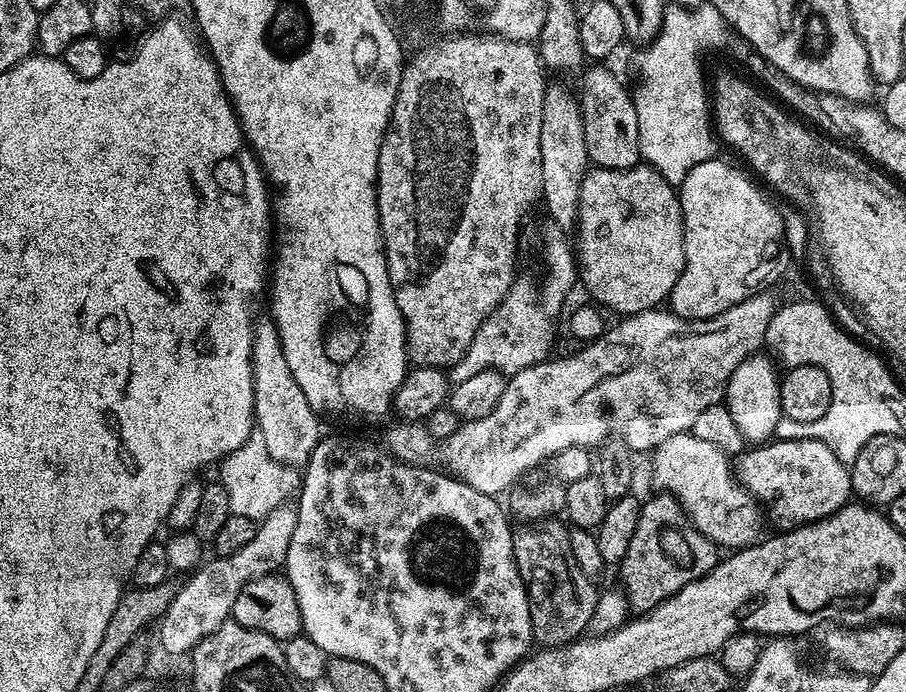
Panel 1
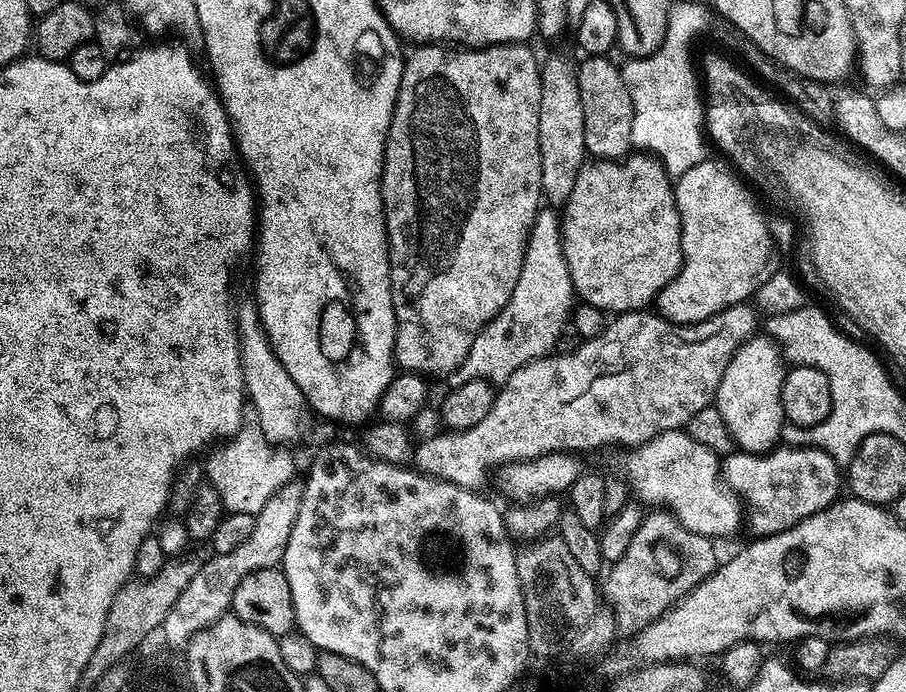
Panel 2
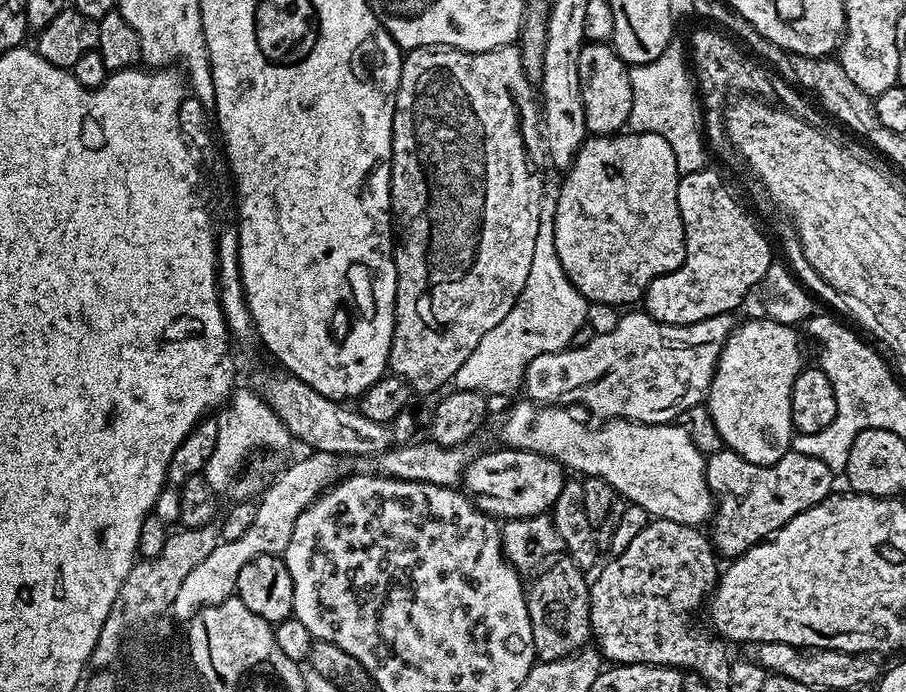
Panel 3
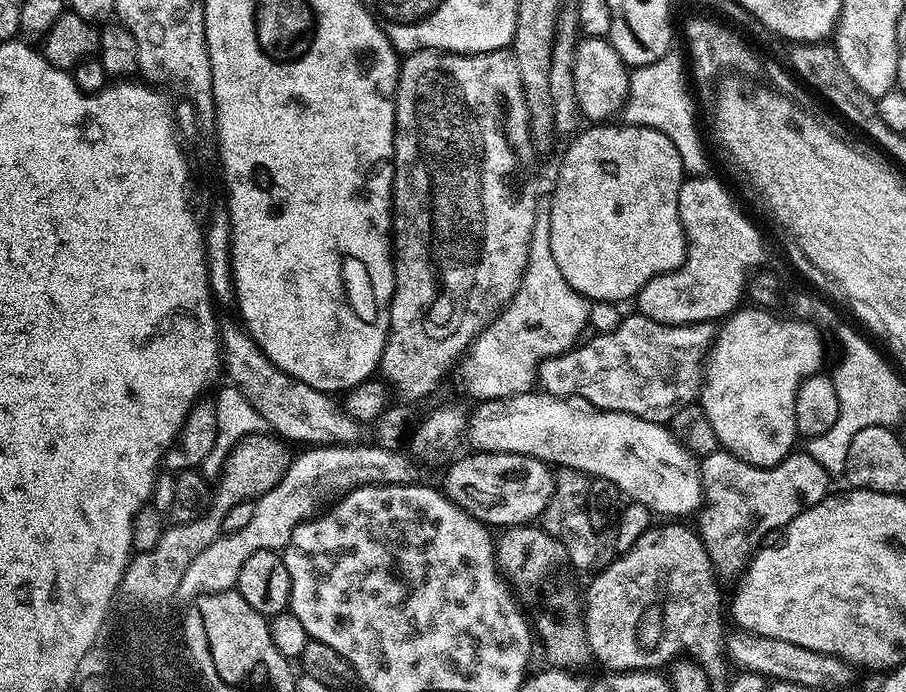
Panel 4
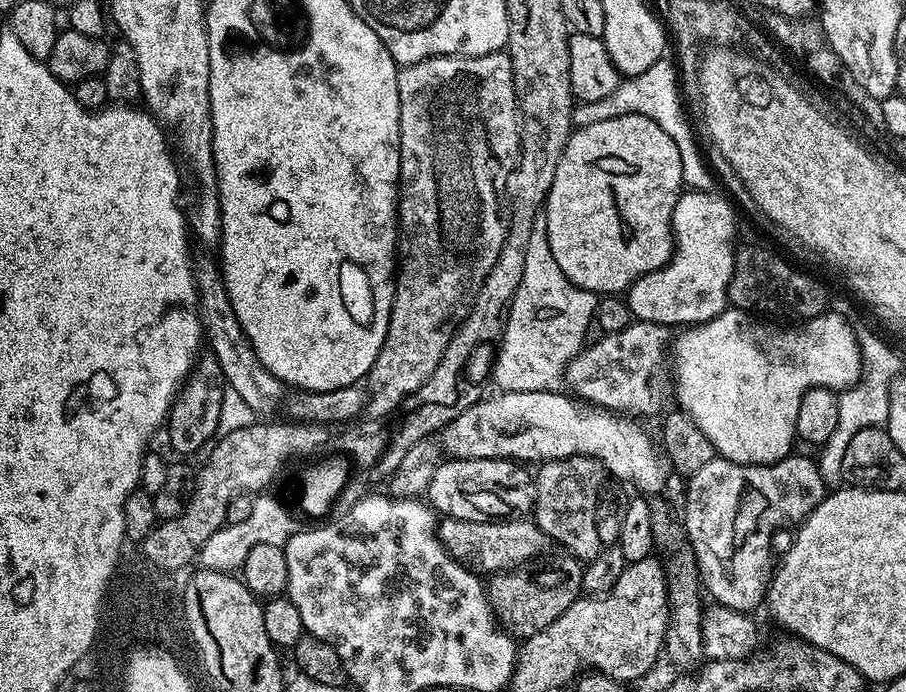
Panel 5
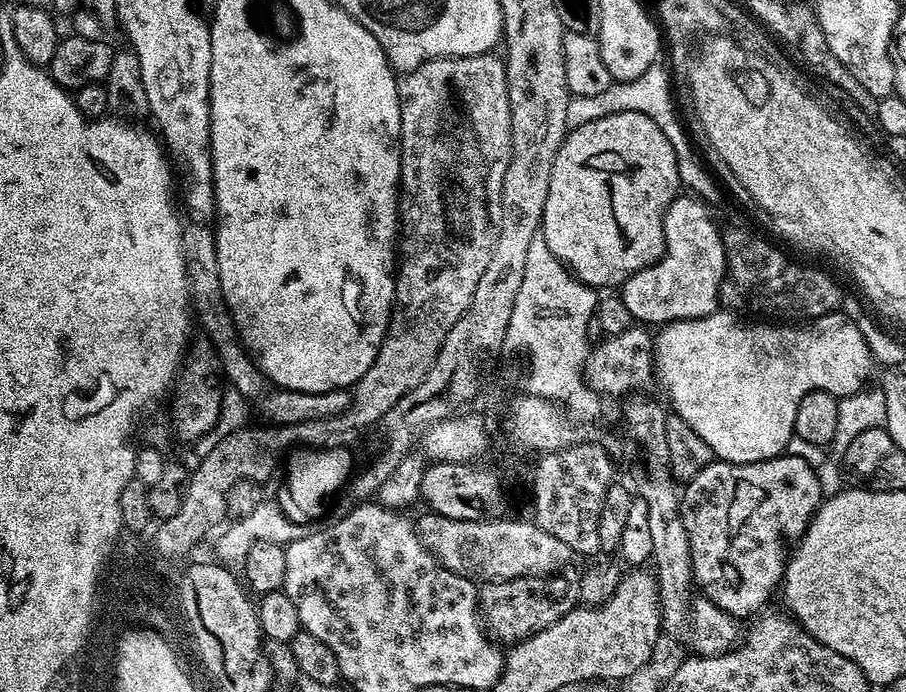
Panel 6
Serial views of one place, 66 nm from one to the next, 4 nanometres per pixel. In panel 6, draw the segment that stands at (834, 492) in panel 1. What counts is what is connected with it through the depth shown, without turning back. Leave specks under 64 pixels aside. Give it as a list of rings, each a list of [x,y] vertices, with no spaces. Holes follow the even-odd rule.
[[[785,454],[753,464],[708,464],[702,474],[683,485],[680,496],[680,514],[690,544],[695,587],[710,602],[714,602],[732,616],[745,618],[744,616],[751,617],[759,613],[765,607],[763,604],[771,598],[772,591],[775,588],[777,591],[778,585],[784,579],[784,539],[787,536],[803,536],[821,503],[822,493],[816,468],[797,456]]]

